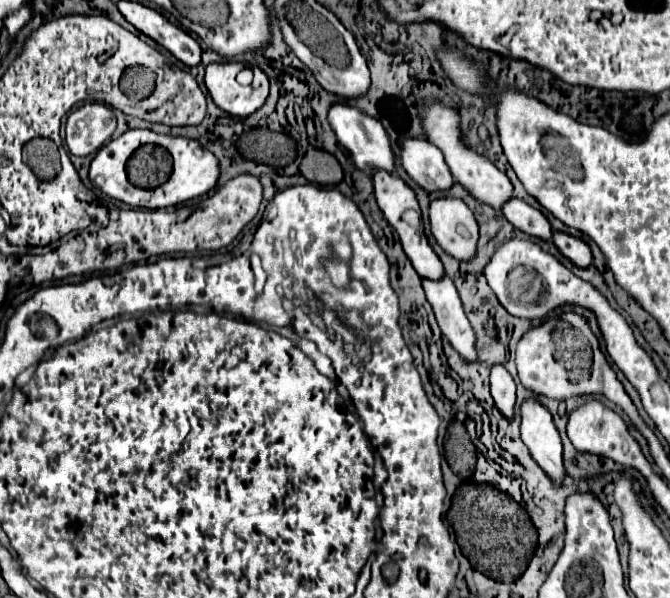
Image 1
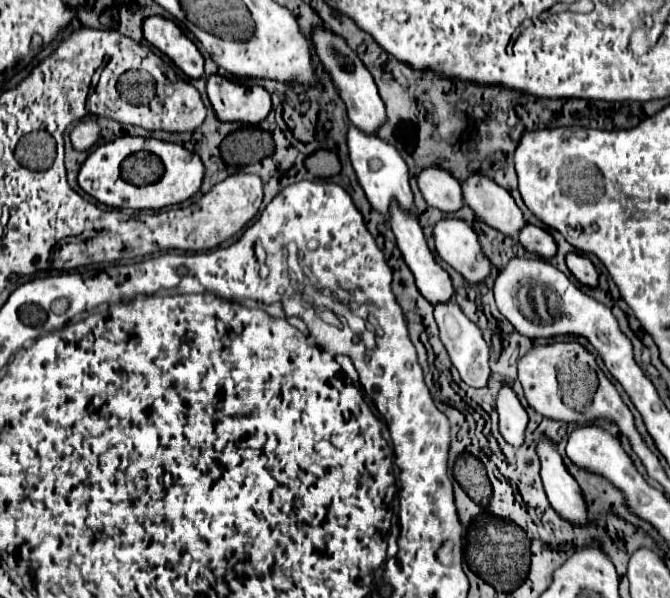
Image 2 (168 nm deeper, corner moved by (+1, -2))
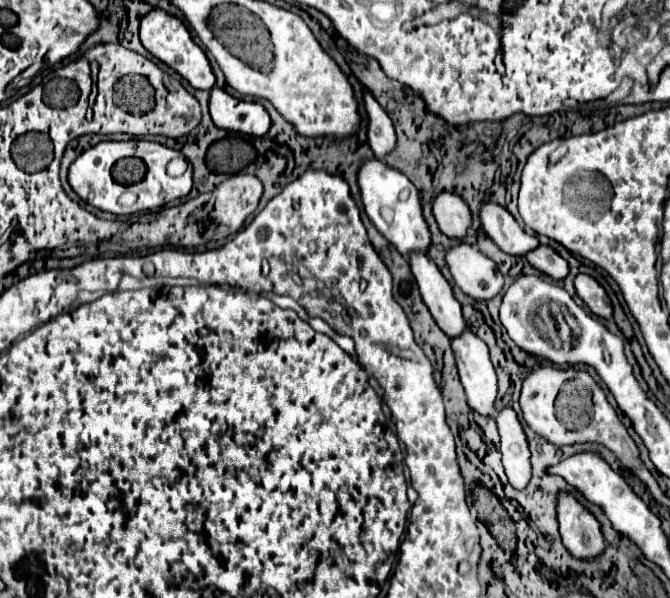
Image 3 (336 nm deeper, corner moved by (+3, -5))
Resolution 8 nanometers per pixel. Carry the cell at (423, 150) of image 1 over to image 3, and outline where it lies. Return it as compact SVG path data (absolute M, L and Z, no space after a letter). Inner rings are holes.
M441 191L433 199L433 215L437 219L439 229L447 237L465 237L467 229L471 227L471 213L469 205L463 201L461 195L451 191Z

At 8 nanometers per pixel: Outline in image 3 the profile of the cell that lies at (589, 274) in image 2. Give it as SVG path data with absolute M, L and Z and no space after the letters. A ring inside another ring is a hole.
M579 273L575 277L575 291L577 295L583 299L583 303L597 315L597 317L611 317L611 301L605 293L605 289L591 277L585 273Z

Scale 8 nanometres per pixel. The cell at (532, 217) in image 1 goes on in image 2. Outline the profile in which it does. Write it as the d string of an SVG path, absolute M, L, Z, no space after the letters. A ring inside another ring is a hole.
M527 224L525 230L521 230L521 234L519 234L519 244L521 244L527 252L537 254L537 256L547 258L547 260L557 254L557 244L555 244L555 240L551 238L551 234L545 232L545 230L541 230L541 228L537 228L537 226L531 226L531 224Z

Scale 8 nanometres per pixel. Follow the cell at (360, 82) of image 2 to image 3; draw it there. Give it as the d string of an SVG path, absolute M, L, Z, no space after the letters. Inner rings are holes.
M363 89L363 101L365 101L365 111L367 111L367 143L375 157L383 159L387 153L395 149L395 131L393 131L393 121L385 113L385 109L375 101L375 97Z

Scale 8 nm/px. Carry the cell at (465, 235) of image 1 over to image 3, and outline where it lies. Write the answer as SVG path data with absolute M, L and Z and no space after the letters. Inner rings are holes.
M461 243L447 251L447 267L461 287L461 291L473 299L491 299L503 287L503 275L495 271L495 263L485 257L477 247Z

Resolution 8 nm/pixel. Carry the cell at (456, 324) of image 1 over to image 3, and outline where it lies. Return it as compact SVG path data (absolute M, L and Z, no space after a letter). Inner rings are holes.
M471 329L463 337L451 337L451 349L455 353L461 383L467 393L467 403L473 411L489 417L497 417L493 401L497 397L497 377L493 363L489 361L489 349Z

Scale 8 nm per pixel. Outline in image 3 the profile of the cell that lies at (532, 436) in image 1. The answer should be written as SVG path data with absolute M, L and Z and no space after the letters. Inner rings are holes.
M557 493L557 521L563 545L573 557L597 557L605 549L601 525L571 493Z

